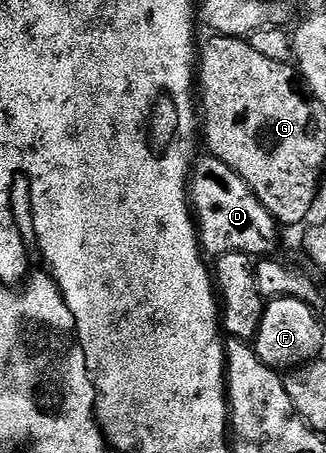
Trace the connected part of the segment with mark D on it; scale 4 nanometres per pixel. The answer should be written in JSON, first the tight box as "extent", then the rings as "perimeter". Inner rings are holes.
{"extent":[188,154,278,258],"perimeter":[[[202,154],[195,159],[188,177],[190,207],[198,230],[198,243],[207,257],[217,258],[229,252],[243,252],[251,258],[266,258],[278,248],[278,221],[264,210],[260,198],[224,162]]]}

